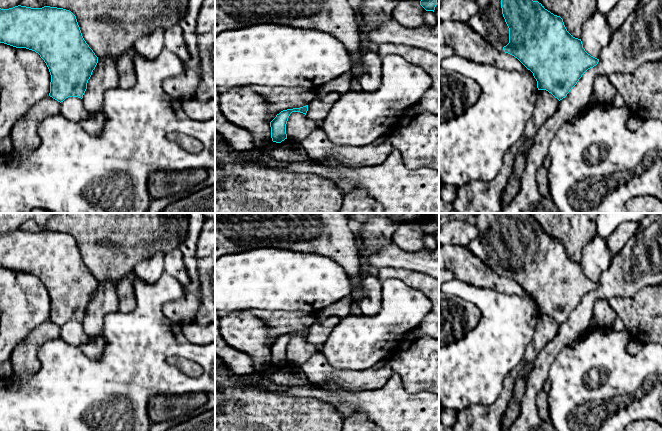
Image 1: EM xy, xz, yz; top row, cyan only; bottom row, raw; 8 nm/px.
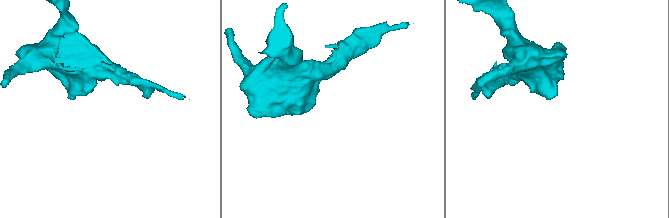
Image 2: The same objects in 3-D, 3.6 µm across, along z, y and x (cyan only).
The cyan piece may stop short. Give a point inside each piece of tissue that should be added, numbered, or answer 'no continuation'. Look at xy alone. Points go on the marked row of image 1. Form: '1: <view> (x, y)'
no continuation

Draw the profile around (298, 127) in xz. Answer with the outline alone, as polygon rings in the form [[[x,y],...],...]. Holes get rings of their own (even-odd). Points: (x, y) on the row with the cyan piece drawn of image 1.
[[[292,112],[286,124],[286,134],[294,142],[301,142],[319,125],[300,112]]]

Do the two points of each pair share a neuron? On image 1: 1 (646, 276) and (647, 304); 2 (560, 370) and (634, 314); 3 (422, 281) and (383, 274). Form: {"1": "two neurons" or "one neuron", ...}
{"1": "two neurons", "2": "two neurons", "3": "one neuron"}

